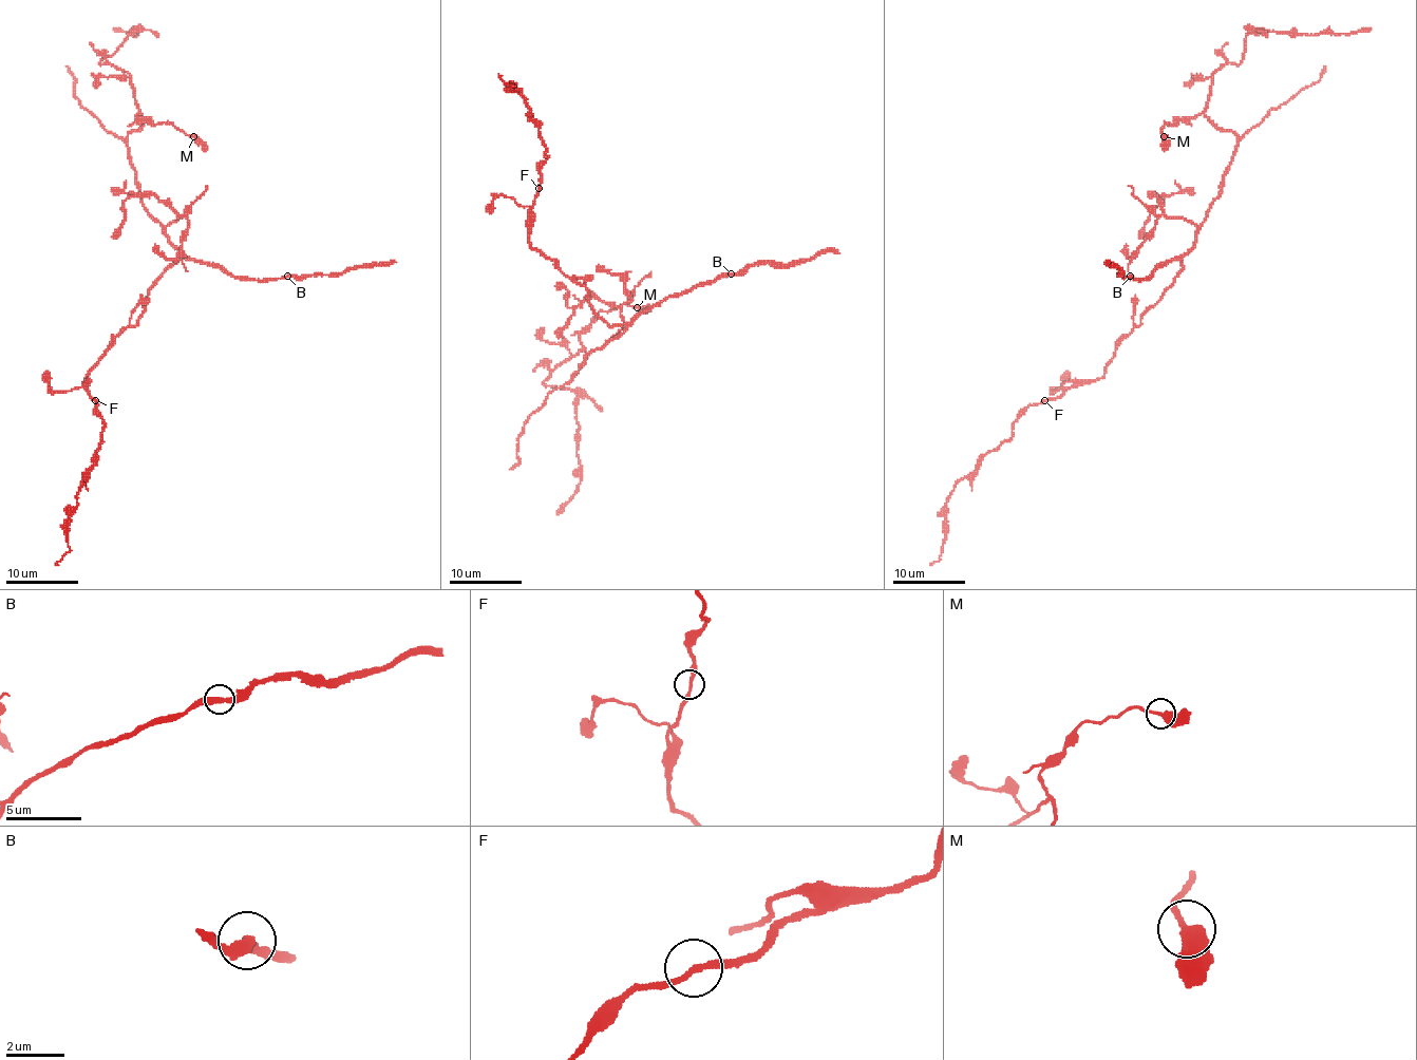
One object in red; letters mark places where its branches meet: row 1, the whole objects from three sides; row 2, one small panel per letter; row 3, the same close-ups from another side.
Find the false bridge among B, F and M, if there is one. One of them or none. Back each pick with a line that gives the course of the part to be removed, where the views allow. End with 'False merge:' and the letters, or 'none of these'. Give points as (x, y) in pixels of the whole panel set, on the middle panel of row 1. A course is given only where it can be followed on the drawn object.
False merge: none of these

